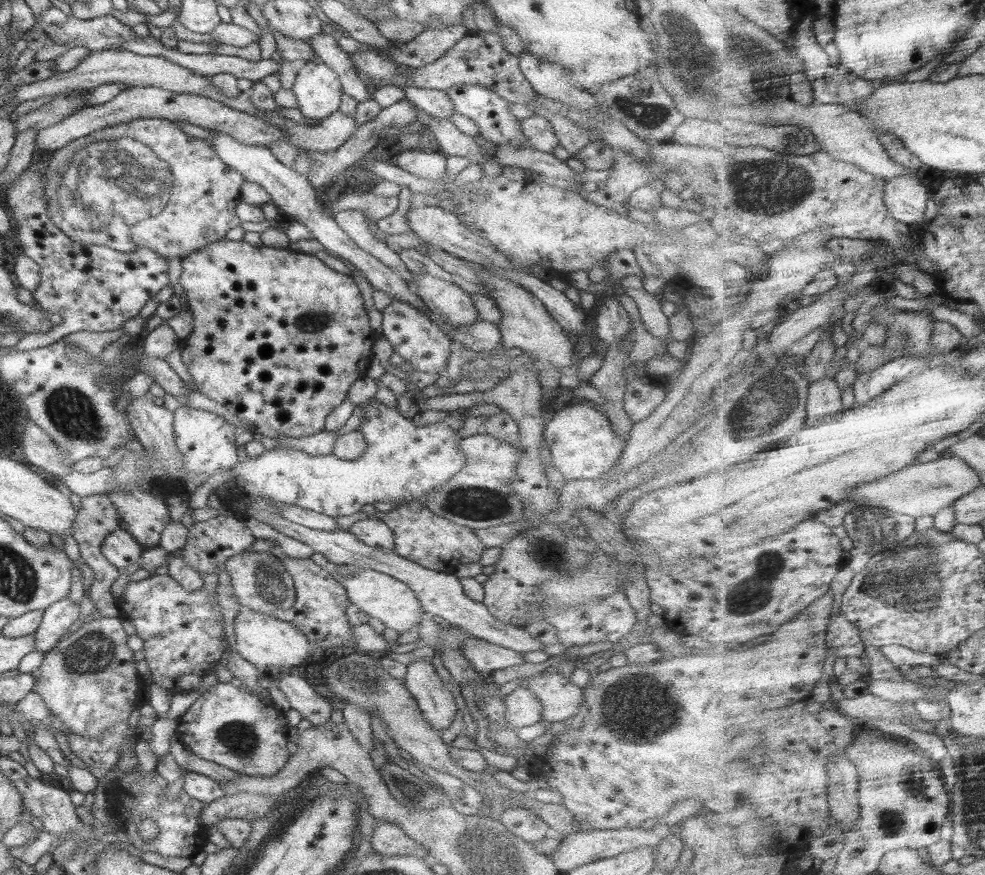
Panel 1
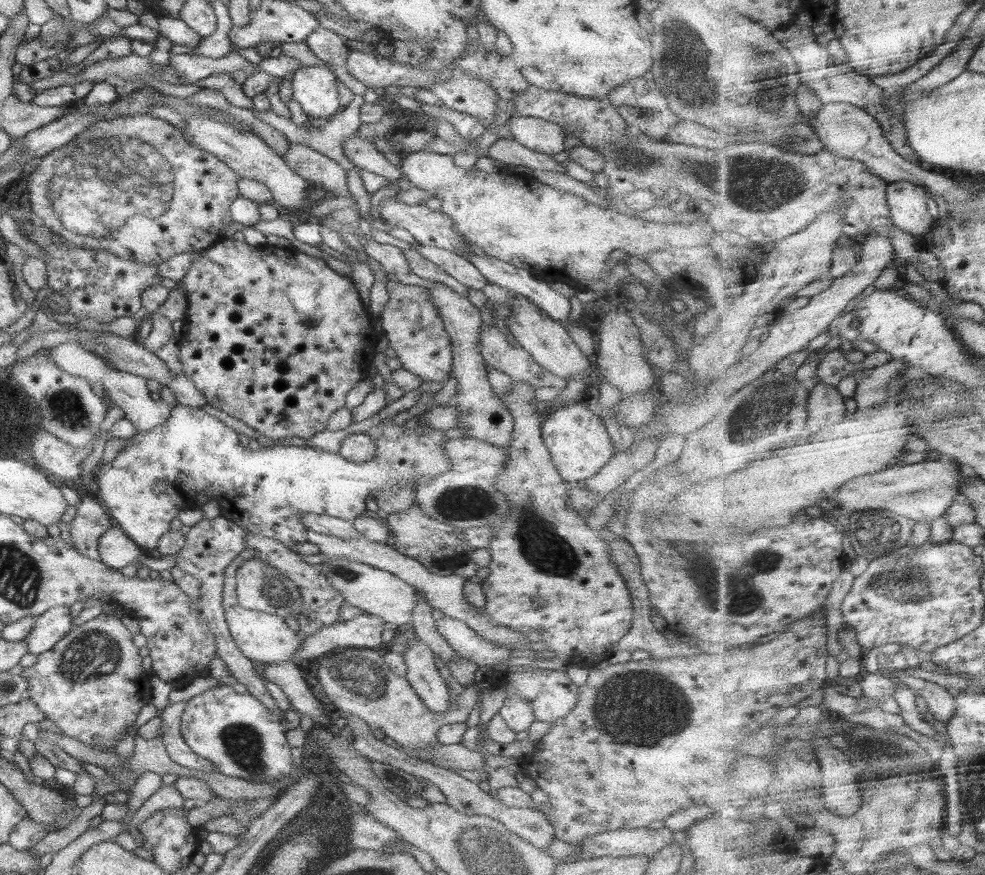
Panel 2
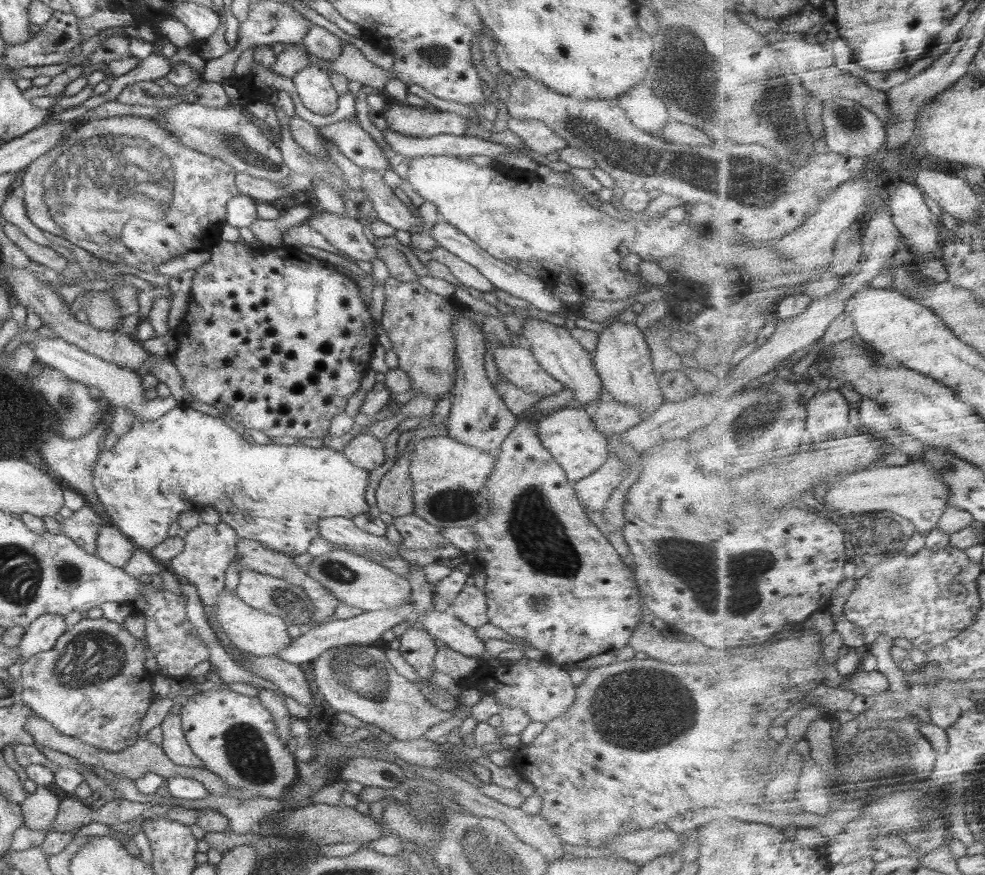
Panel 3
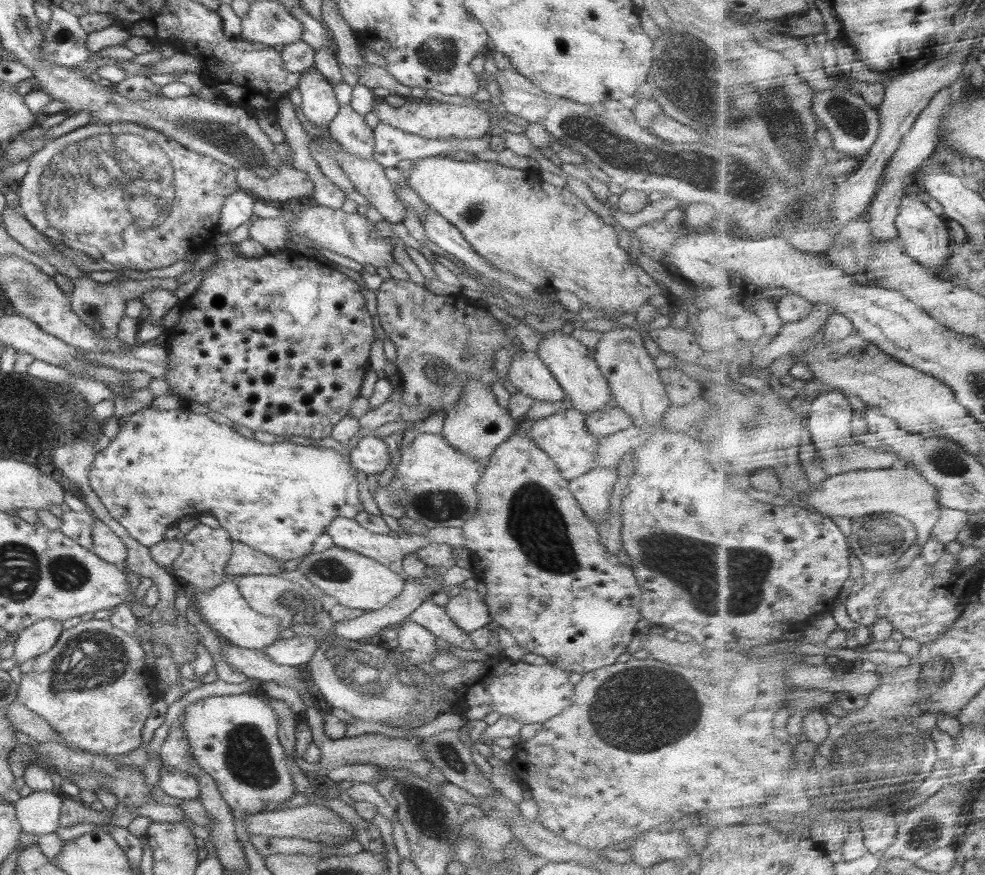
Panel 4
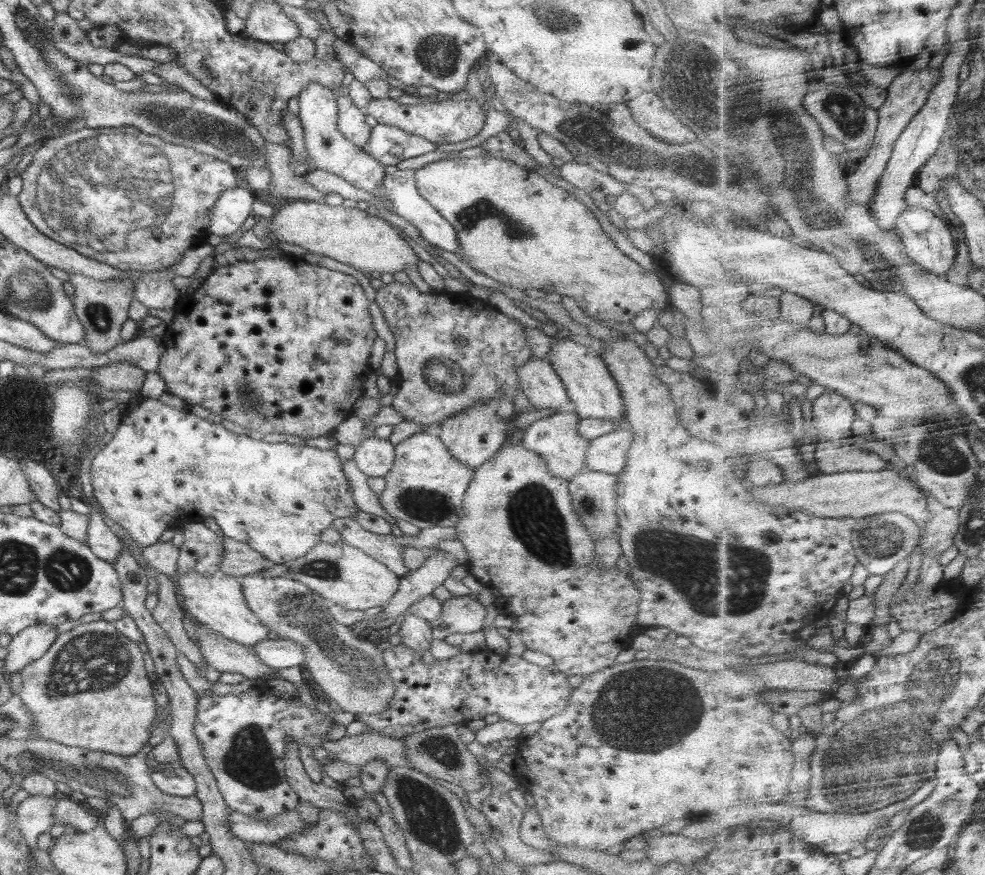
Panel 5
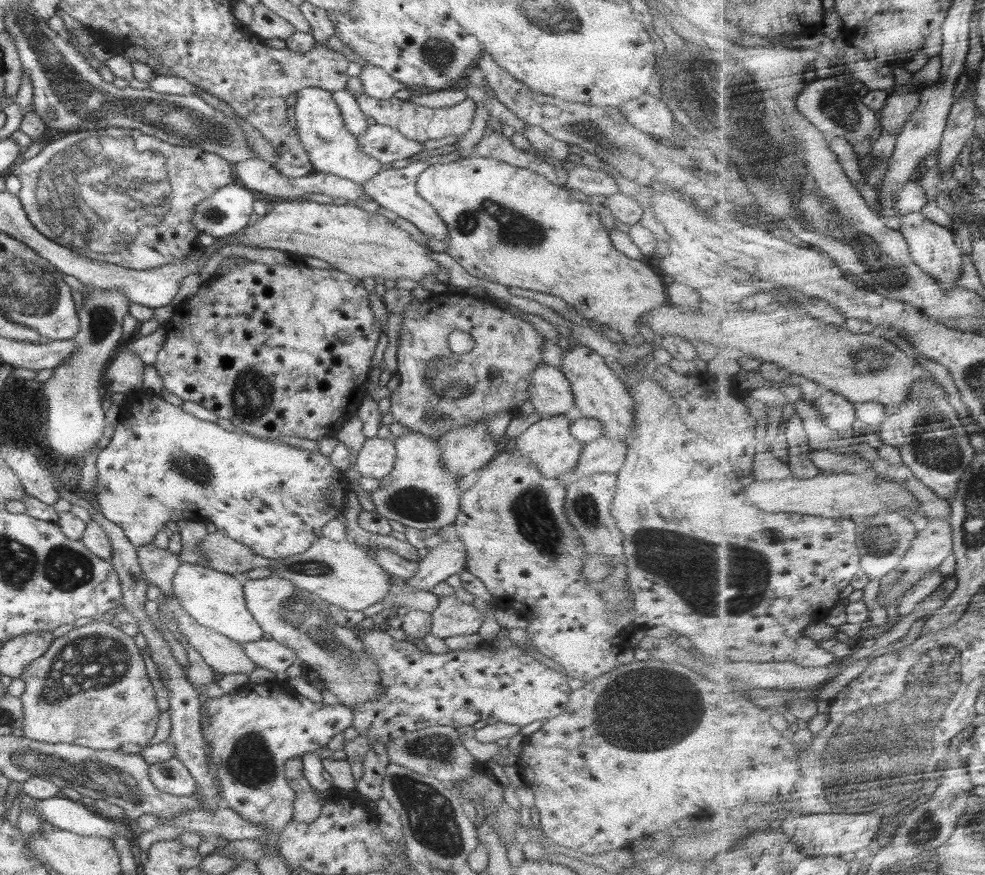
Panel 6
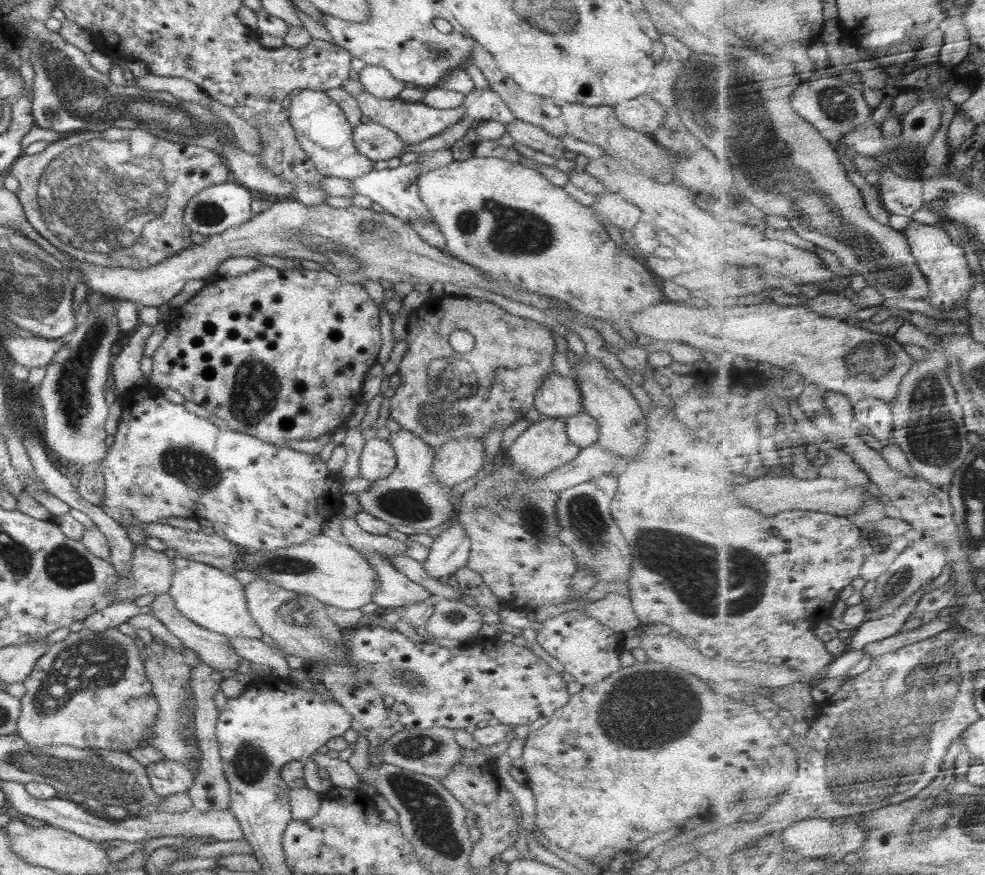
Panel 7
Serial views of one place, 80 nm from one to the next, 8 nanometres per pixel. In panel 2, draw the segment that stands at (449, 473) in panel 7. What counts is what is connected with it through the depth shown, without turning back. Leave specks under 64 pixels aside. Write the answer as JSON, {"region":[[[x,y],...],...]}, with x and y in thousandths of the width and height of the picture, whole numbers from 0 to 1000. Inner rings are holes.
{"region":[[[443,325],[434,330],[438,344],[442,347],[451,375],[457,385],[460,405],[460,430],[465,435],[461,462],[467,470],[467,485],[464,490],[471,491],[471,499],[479,499],[501,509],[512,511],[518,507],[521,495],[521,475],[513,467],[506,451],[497,442],[497,432],[493,425],[493,411],[486,403],[486,379],[490,371],[486,353],[477,346],[476,339],[465,336],[463,331]]]}

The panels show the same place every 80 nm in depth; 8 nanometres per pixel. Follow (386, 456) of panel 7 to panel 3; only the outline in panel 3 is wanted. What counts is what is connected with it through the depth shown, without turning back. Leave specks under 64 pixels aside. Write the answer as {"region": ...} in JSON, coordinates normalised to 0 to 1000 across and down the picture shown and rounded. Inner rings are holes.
{"region":[[[366,495],[356,499],[347,518],[356,530],[372,538],[385,536],[392,525],[389,504]]]}

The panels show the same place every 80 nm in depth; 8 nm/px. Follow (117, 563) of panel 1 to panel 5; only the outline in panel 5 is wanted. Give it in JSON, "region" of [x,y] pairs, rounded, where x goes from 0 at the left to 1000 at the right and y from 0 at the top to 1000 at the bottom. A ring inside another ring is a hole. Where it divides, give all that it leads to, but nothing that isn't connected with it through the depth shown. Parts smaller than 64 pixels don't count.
{"region":[[[91,581],[87,623],[98,638],[116,645],[124,630],[120,613],[108,602],[106,594],[102,591],[102,582]]]}

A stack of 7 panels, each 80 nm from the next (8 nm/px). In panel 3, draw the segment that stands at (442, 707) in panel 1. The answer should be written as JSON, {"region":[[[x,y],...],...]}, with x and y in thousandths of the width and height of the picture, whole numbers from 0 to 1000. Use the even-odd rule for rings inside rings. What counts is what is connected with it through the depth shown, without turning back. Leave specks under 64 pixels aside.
{"region":[[[425,715],[416,717],[408,727],[405,728],[407,734],[406,745],[410,754],[419,761],[423,773],[429,777],[438,778],[441,785],[444,785],[439,775],[442,768],[440,754],[444,746],[442,729],[437,727],[430,718]]]}

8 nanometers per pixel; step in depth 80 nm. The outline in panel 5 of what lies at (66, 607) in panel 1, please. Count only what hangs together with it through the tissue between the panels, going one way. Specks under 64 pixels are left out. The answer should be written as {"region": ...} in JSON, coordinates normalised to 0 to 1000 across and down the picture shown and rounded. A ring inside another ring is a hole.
{"region":[[[32,715],[13,727],[7,738],[8,747],[4,766],[8,769],[21,768],[31,754],[39,754],[53,738],[59,726],[55,715]]]}

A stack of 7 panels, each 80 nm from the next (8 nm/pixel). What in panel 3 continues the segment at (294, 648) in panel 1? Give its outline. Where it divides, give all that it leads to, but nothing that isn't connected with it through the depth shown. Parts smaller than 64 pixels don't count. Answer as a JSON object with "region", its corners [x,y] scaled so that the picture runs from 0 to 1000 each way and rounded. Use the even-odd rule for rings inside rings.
{"region":[[[224,674],[215,704],[219,713],[226,718],[232,727],[232,733],[241,741],[242,745],[253,746],[258,750],[283,750],[283,745],[295,735],[295,728],[290,721],[291,714],[284,704],[264,699],[260,695],[255,695],[239,678],[239,675]]]}

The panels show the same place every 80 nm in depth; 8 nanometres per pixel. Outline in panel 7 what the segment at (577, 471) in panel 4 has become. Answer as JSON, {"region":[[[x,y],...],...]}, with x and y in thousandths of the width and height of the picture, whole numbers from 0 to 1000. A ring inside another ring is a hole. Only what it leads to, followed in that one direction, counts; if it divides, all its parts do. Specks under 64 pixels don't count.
{"region":[[[551,477],[541,482],[516,513],[514,521],[520,527],[520,533],[530,539],[534,546],[554,545],[562,536],[569,535],[583,526],[590,512],[585,510],[576,497],[574,481],[572,478]]]}

